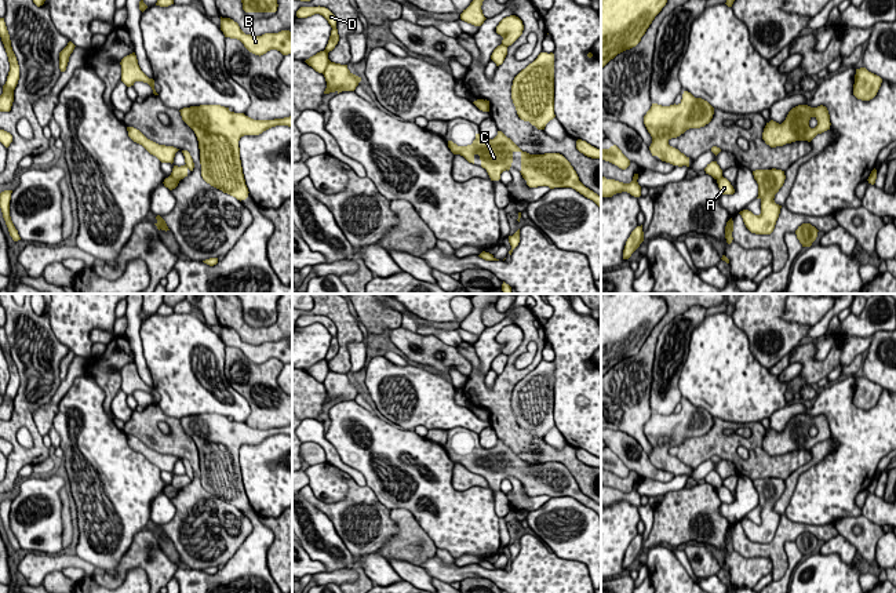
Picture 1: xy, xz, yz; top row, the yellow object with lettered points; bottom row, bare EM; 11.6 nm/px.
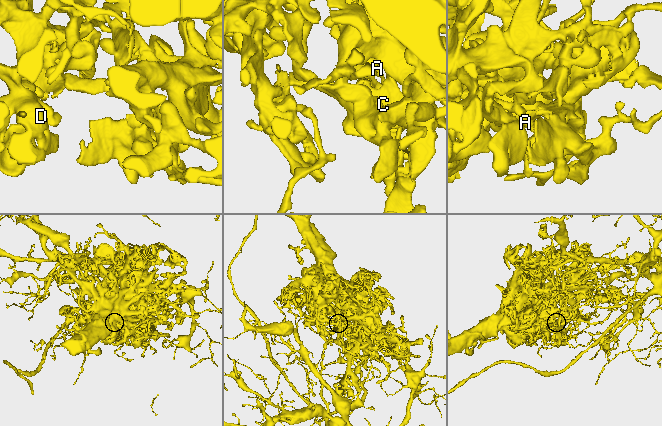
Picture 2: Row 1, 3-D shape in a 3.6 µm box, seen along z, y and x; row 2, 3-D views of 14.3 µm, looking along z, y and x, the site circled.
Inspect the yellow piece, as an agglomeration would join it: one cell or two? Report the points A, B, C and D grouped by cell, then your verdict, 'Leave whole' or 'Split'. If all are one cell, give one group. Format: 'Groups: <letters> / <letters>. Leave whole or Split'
Groups: A / B C D. Split

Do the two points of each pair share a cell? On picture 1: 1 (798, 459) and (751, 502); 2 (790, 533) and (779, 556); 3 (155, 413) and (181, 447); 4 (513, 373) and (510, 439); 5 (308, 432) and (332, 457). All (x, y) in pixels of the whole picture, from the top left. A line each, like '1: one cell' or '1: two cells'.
1: two cells
2: one cell
3: one cell
4: one cell
5: one cell

